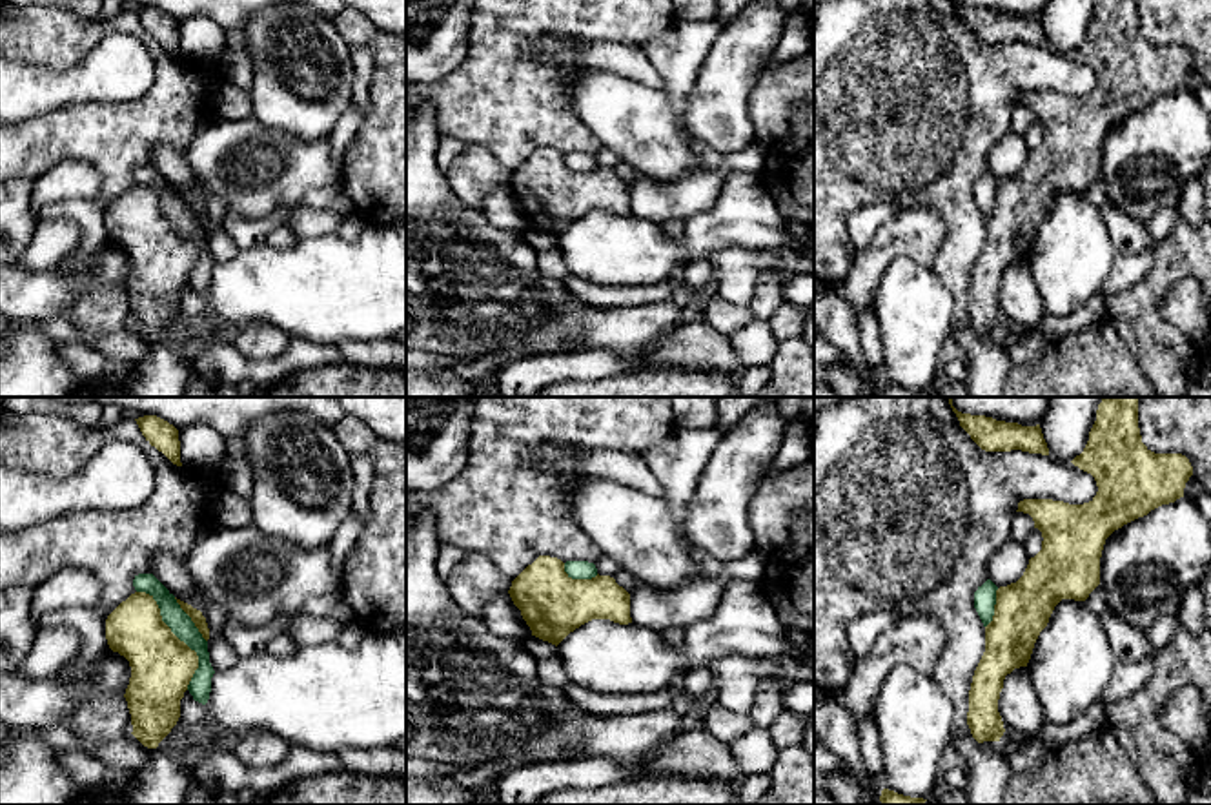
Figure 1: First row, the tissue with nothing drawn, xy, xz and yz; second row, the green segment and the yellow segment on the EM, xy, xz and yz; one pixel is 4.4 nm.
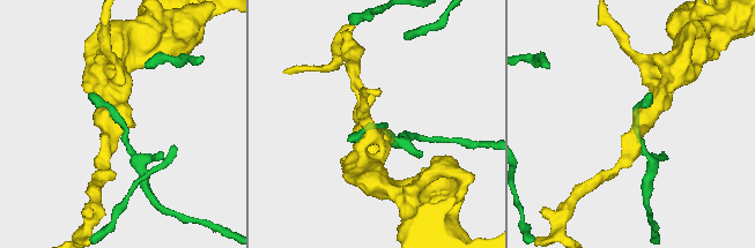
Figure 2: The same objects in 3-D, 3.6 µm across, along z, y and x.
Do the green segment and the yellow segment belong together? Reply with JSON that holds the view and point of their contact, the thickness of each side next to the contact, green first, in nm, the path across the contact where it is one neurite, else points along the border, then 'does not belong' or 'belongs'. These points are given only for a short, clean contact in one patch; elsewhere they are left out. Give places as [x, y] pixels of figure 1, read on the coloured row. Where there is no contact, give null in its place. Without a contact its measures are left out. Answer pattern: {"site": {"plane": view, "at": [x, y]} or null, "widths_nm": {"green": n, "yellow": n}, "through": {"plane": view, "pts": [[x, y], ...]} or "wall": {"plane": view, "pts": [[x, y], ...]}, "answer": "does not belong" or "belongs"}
{"site": {"plane": "xy", "at": [179, 638]}, "widths_nm": {"green": 100, "yellow": 280}, "answer": "does not belong"}

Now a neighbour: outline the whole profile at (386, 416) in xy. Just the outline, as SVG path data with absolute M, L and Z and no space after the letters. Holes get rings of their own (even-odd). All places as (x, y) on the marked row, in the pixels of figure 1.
M335 397L344 413L359 417L379 437L406 444L406 397Z

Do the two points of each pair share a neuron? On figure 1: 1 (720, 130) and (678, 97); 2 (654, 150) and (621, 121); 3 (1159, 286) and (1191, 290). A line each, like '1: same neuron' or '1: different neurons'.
1: different neurons
2: same neuron
3: different neurons

